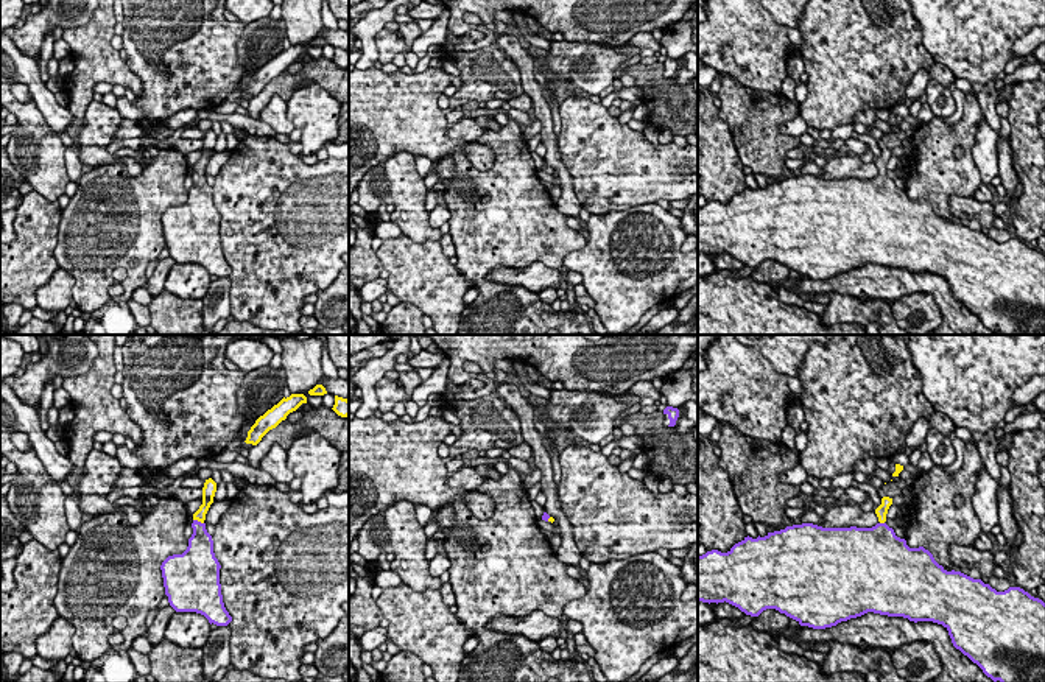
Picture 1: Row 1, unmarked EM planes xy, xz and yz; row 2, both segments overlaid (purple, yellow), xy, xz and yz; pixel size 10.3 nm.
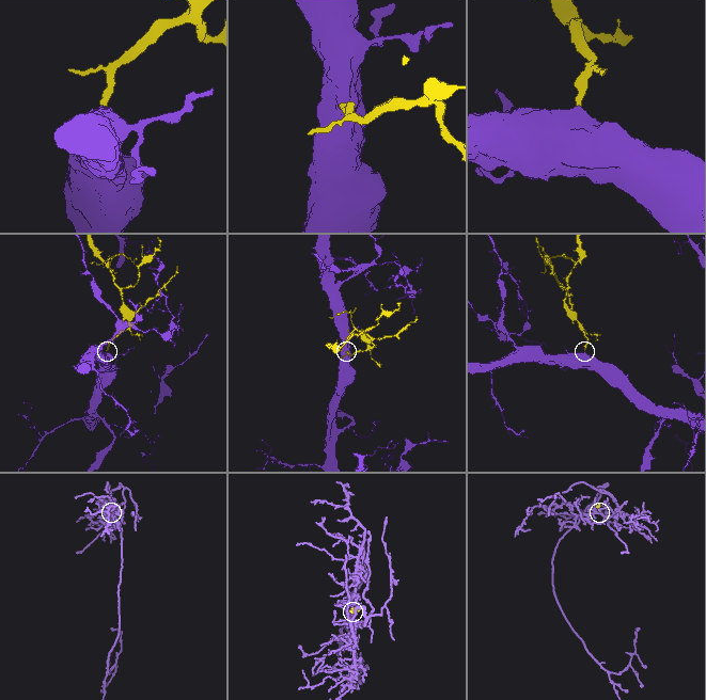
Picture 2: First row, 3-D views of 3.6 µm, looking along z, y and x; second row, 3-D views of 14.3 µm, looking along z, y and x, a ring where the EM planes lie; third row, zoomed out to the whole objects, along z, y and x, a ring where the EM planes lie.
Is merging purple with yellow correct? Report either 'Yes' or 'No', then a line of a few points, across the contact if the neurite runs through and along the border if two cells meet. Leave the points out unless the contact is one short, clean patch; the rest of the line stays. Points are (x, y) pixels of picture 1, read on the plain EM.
Yes. Line: xy (200, 195), (197, 172), (207, 151)

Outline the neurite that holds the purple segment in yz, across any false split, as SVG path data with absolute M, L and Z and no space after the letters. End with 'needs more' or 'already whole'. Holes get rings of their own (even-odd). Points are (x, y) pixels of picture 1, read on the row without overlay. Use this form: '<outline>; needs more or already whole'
M883 148L875 160L878 174L872 179L822 179L813 174L786 178L765 188L744 188L727 204L718 201L698 207L698 254L729 254L751 268L766 260L796 271L800 277L825 280L867 263L903 268L910 272L942 276L952 294L994 333L1045 335L1045 254L1020 238L997 243L981 230L961 223L947 223L924 198L910 199L886 173L892 149Z; needs more

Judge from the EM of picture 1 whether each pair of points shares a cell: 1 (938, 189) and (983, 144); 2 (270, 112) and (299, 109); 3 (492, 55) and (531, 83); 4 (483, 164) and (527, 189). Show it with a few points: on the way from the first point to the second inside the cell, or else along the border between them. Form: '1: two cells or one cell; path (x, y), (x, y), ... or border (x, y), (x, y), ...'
1: two cells; border (985, 120), (972, 148), (981, 182)
2: two cells; border (285, 101), (287, 119), (295, 126)
3: two cells; border (497, 44), (517, 69), (524, 92)
4: two cells; border (458, 147), (475, 168), (488, 170), (492, 167)

